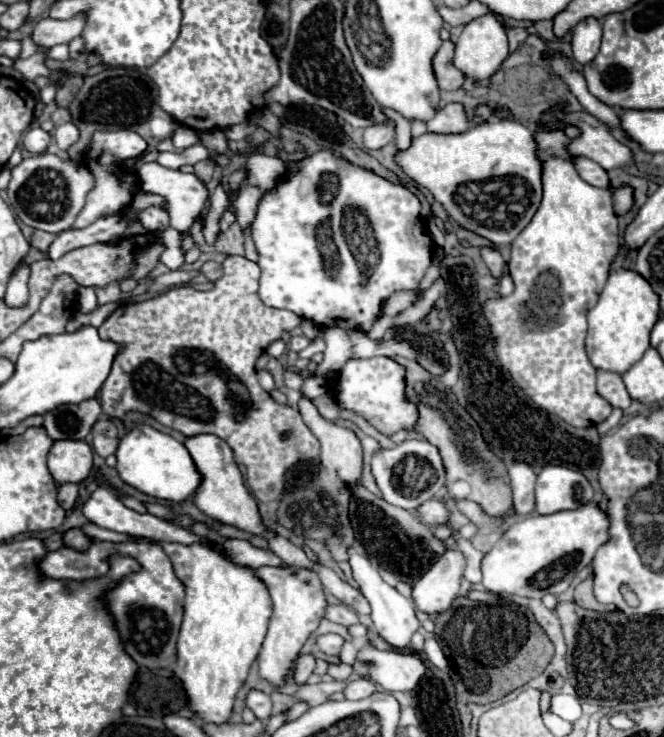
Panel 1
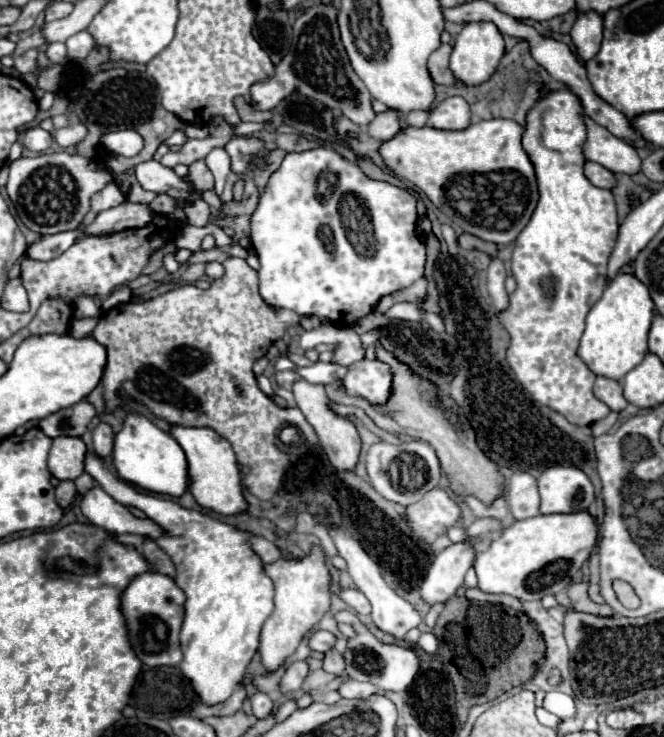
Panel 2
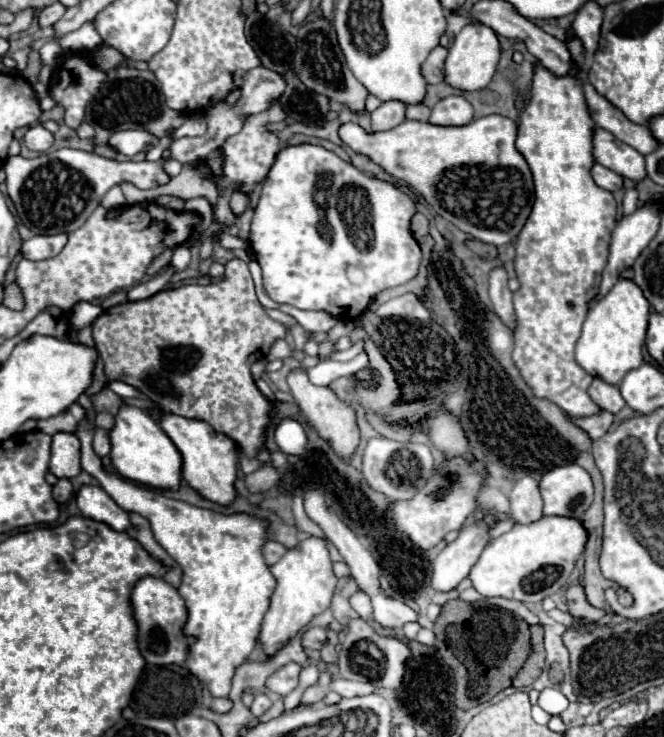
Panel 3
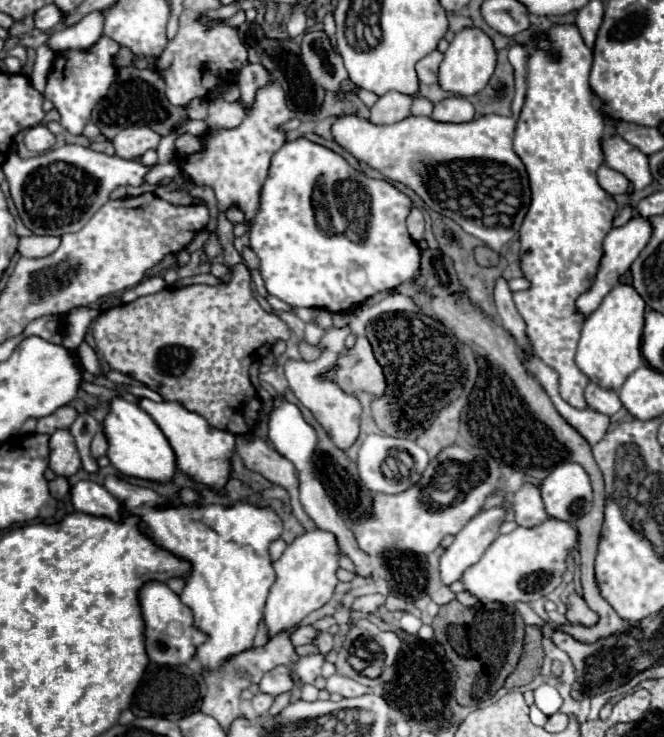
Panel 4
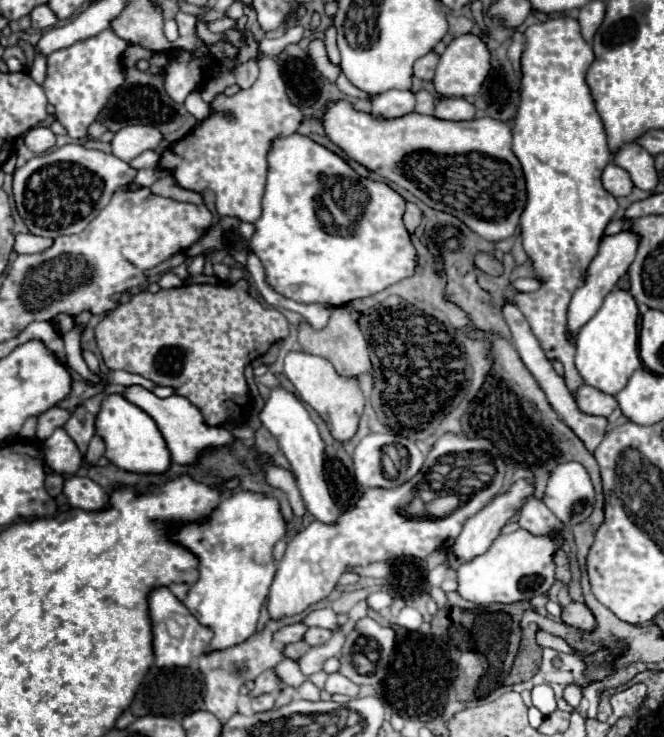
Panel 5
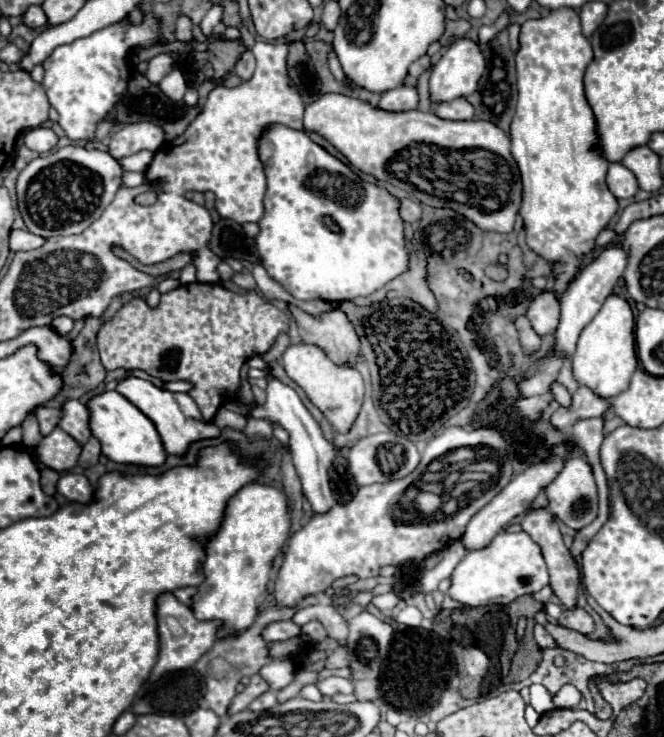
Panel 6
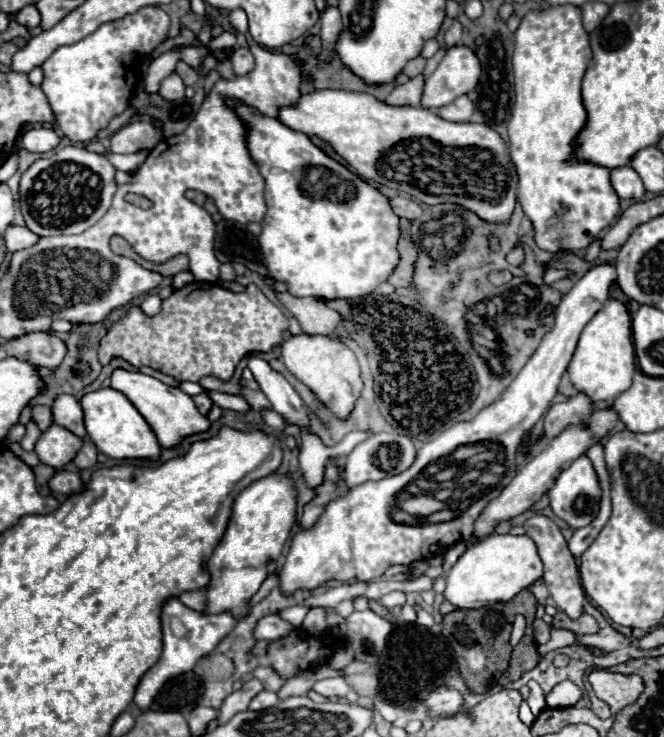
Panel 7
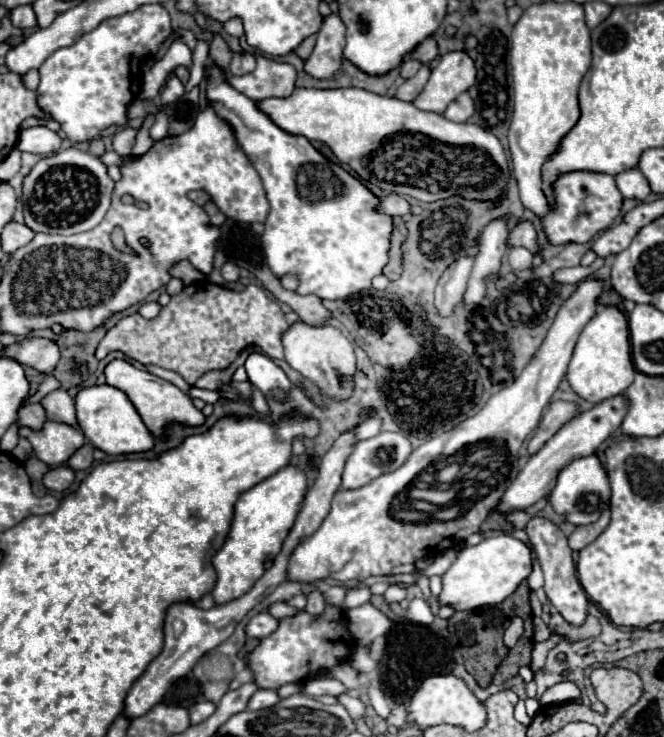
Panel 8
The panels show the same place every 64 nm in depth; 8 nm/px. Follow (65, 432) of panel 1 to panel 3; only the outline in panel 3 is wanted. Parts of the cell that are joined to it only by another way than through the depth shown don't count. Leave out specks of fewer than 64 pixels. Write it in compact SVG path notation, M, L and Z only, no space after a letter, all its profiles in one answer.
M72 404L66 412L52 416L50 420L38 420L38 430L46 432L50 436L58 434L58 432L76 432L80 422L86 418L86 410L80 404Z

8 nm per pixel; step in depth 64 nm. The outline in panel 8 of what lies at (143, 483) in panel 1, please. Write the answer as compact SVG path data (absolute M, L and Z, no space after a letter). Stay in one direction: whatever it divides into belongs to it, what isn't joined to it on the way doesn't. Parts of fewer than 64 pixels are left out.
M104 384L104 386L92 386L92 388L80 390L76 396L76 412L78 412L80 430L84 432L84 436L94 444L94 448L110 456L148 452L154 448L154 436L138 416L128 396L118 388Z

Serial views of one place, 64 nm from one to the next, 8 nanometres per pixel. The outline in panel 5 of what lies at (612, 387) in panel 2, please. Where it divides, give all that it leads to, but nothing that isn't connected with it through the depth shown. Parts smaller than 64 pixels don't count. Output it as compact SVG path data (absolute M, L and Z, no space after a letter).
M586 384L578 390L576 404L582 412L596 414L596 416L610 416L618 408L618 402L612 394L604 394L598 388Z

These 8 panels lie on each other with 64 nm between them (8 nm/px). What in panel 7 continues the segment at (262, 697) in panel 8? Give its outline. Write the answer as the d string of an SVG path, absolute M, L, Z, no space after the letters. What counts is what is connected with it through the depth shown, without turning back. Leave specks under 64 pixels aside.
M262 690L252 702L250 702L250 710L266 710L272 708L274 704L278 704L278 696L270 690Z

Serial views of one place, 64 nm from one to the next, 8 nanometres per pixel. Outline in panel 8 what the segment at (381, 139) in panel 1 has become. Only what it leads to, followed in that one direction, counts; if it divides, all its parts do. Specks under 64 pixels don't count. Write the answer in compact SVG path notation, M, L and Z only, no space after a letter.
M424 64L424 66L418 70L418 74L416 74L414 78L408 78L408 80L396 90L394 98L402 100L402 102L414 102L416 96L422 92L422 88L424 88L428 76L430 76L430 68Z

